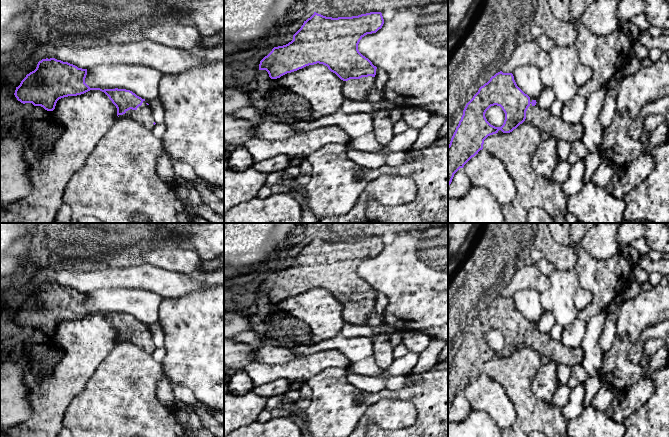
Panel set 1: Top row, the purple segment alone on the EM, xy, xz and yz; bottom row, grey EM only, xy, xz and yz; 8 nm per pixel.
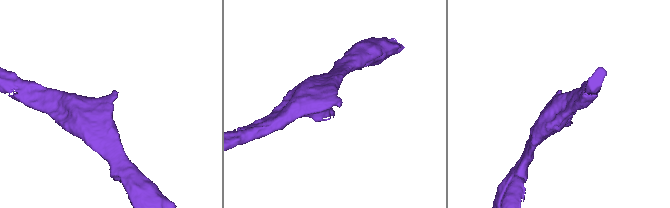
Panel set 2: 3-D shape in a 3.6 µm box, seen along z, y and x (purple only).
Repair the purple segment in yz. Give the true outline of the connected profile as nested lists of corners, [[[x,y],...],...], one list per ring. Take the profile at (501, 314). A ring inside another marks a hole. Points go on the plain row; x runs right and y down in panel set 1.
[[[500,295],[479,312],[463,334],[461,344],[448,369],[448,411],[454,398],[483,373],[484,364],[488,360],[498,357],[499,354],[510,357],[522,347],[530,347],[541,356],[549,357],[558,364],[569,367],[580,365],[584,358],[581,348],[570,348],[561,341],[554,341],[549,334],[541,332],[535,323],[530,322],[517,310],[512,297]],[[494,329],[500,330],[505,337],[505,344],[501,351],[491,349],[485,341],[486,335]]]

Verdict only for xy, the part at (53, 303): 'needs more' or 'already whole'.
needs more

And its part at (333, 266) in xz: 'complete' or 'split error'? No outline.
split error

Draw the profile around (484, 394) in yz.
[[[485,373],[472,381],[463,394],[471,410],[486,412],[500,429],[514,424],[517,414],[513,402],[504,387]]]

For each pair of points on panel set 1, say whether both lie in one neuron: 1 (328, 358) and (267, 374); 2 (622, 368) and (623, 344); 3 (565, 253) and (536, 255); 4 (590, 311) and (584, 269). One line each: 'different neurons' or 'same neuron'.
1: same neuron
2: same neuron
3: different neurons
4: same neuron

